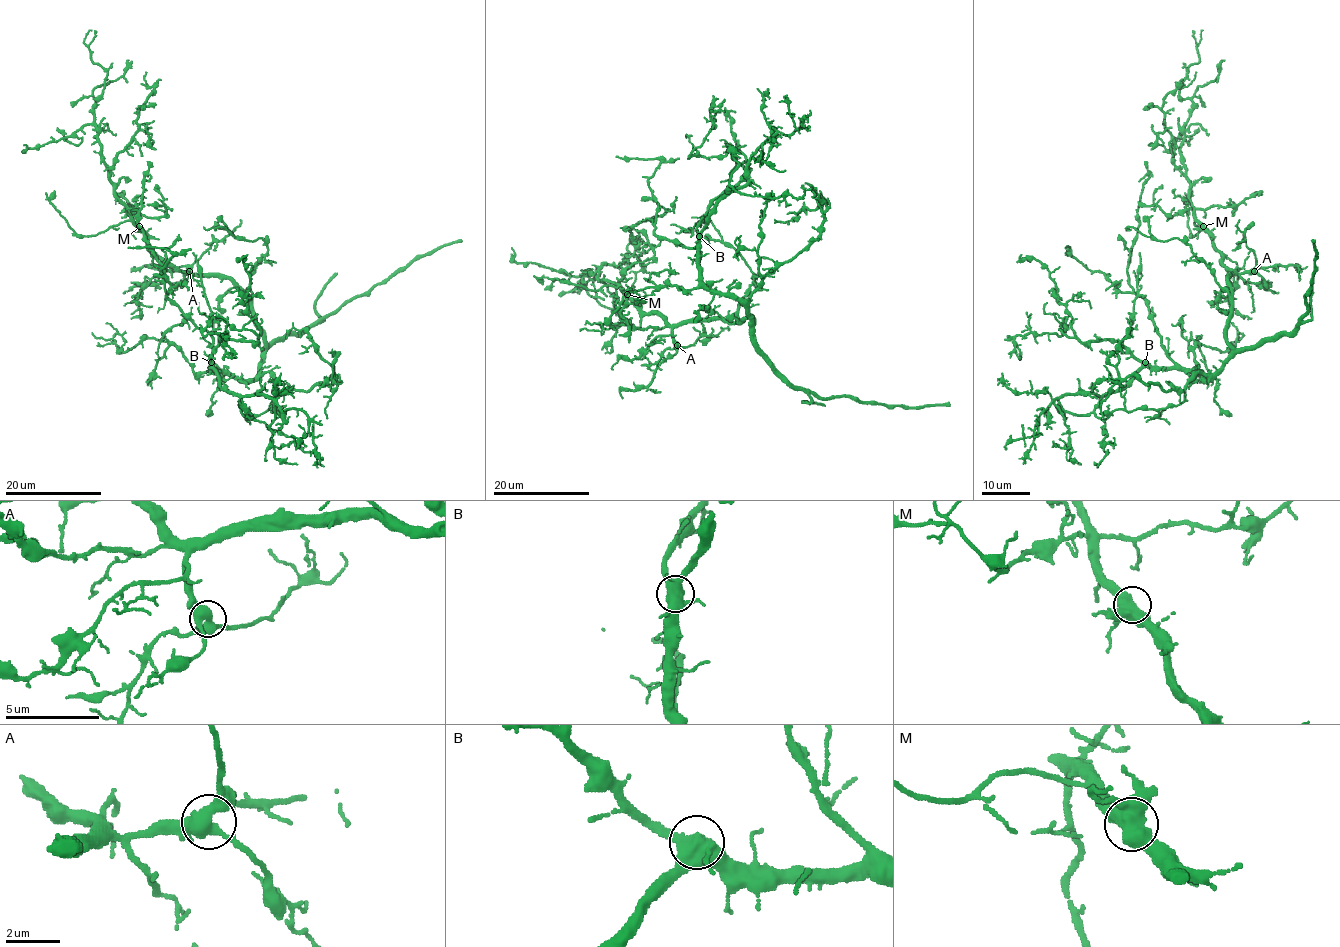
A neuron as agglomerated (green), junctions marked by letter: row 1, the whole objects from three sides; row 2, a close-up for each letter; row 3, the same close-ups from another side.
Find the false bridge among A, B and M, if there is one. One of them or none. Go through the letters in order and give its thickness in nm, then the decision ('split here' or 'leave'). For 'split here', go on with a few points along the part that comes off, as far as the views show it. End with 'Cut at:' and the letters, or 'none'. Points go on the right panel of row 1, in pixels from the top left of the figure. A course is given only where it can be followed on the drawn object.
A: 480 nm | leave
B: 550 nm | leave
M: 550 nm | leave
Cut at: none

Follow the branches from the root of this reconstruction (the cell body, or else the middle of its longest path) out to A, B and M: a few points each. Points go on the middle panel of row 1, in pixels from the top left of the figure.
A: (743, 320), (680, 322), (671, 330), (671, 338), (677, 345)
B: (743, 320), (751, 317), (753, 323), (749, 311), (739, 300), (712, 291), (701, 280), (699, 236)
M: (743, 320), (724, 322), (716, 318), (669, 324), (657, 314), (645, 314), (627, 294)

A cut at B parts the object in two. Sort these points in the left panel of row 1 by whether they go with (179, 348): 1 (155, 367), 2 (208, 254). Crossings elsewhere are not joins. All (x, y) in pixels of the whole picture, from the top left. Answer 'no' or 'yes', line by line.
1: yes
2: no

